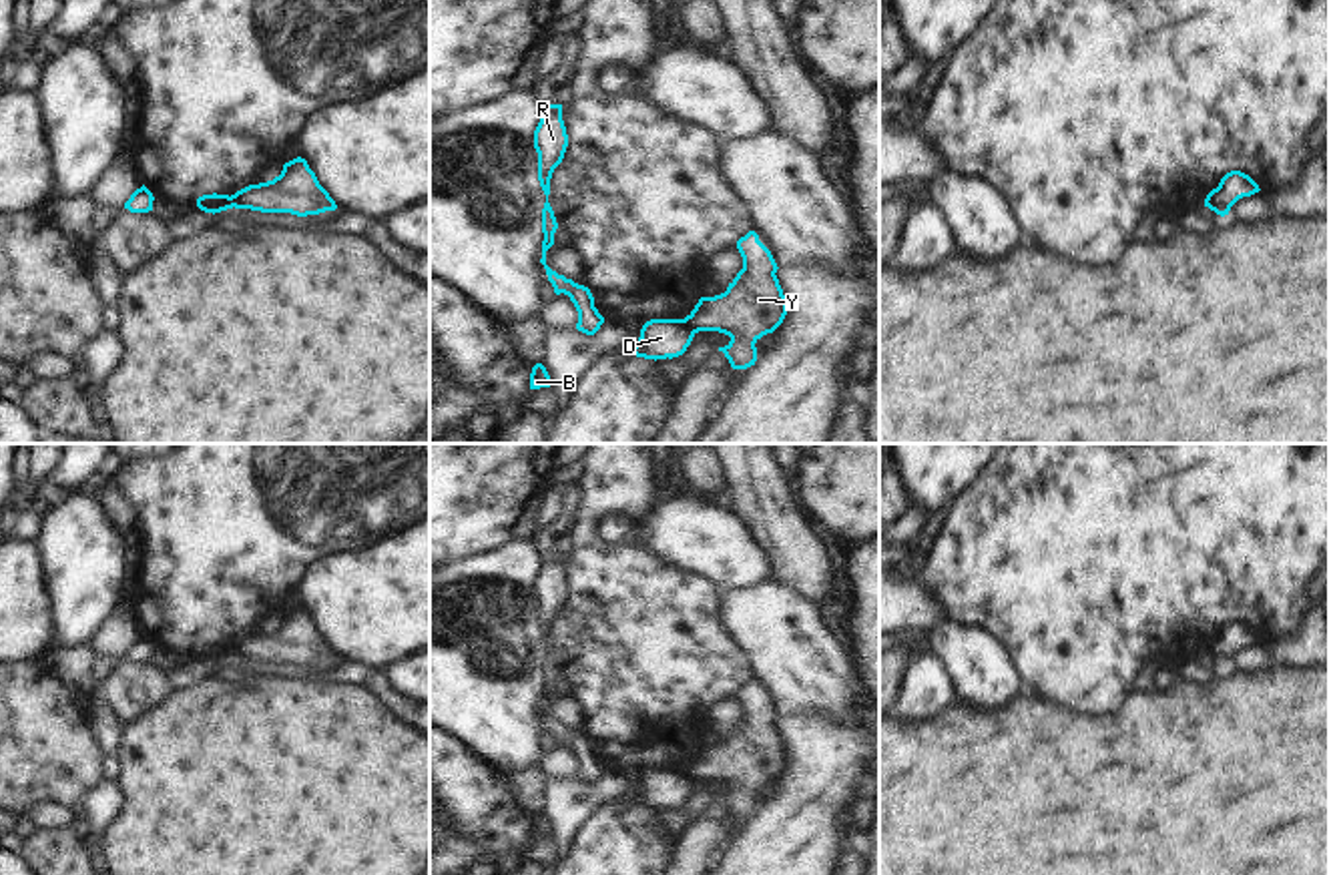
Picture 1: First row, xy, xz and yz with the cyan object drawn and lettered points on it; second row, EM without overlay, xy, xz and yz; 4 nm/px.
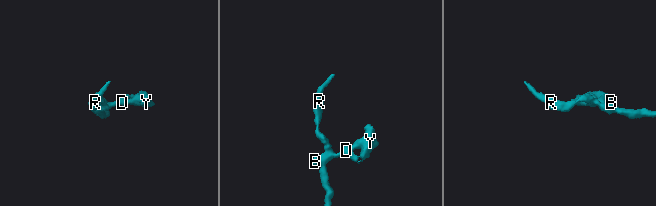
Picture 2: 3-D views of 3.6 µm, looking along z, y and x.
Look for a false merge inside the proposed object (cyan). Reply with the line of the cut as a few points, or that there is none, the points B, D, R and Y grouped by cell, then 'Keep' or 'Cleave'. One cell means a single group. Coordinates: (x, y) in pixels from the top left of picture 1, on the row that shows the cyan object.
Split along xz (681, 320), (695, 332). Groups: B D R / Y. Cleave.

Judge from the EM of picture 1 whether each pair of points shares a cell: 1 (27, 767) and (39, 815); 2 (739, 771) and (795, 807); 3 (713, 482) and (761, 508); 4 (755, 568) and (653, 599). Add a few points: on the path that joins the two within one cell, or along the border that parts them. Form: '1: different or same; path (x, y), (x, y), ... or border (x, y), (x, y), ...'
1: different; border (75, 807), (63, 801), (35, 799), (21, 813)
2: different; border (781, 737), (785, 767), (771, 783)
3: different; border (719, 464), (727, 490)
4: different; border (667, 562), (701, 574), (719, 589)

